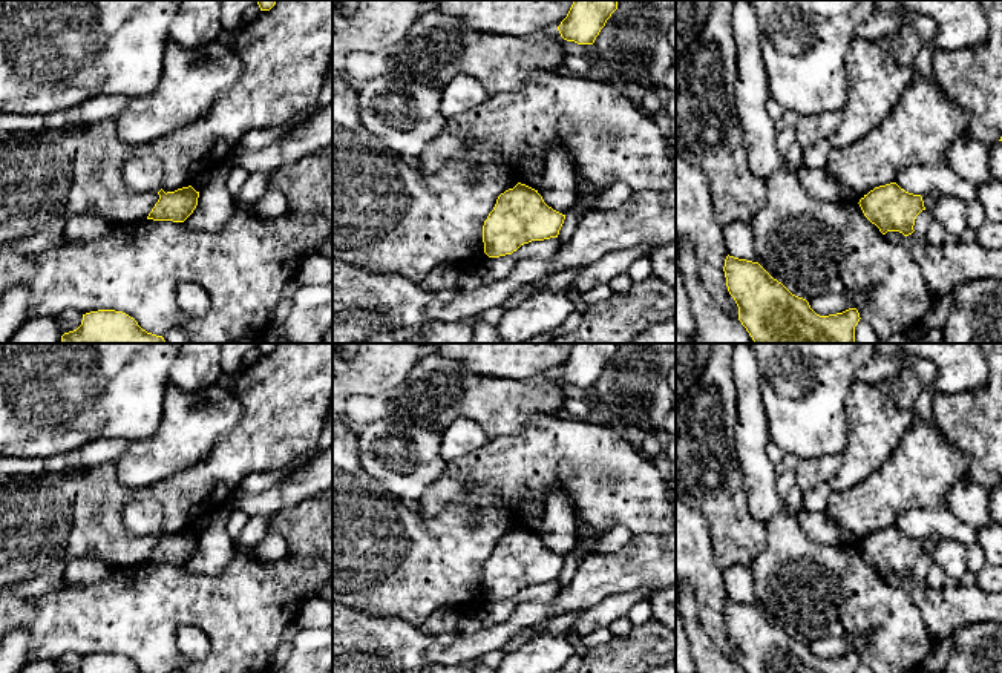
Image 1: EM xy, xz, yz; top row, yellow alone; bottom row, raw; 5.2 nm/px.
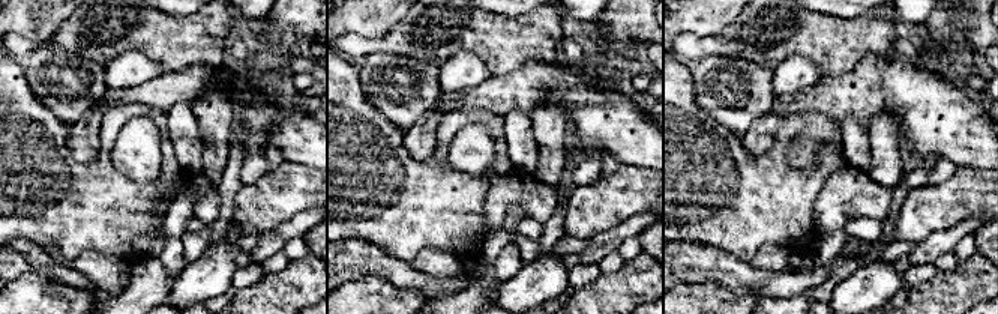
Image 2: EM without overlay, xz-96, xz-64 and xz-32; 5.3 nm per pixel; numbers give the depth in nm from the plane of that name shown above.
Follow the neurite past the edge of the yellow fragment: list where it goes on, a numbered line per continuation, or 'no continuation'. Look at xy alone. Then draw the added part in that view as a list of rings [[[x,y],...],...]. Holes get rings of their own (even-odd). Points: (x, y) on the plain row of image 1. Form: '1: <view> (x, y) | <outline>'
no continuation

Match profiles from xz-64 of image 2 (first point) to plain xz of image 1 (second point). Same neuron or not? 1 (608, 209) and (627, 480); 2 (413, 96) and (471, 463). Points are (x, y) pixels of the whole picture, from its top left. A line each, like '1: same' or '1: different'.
1: different
2: different

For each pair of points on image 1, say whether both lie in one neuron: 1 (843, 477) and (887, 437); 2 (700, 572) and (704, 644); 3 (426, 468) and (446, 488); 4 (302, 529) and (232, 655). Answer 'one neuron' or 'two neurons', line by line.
1: one neuron
2: two neurons
3: two neurons
4: two neurons

